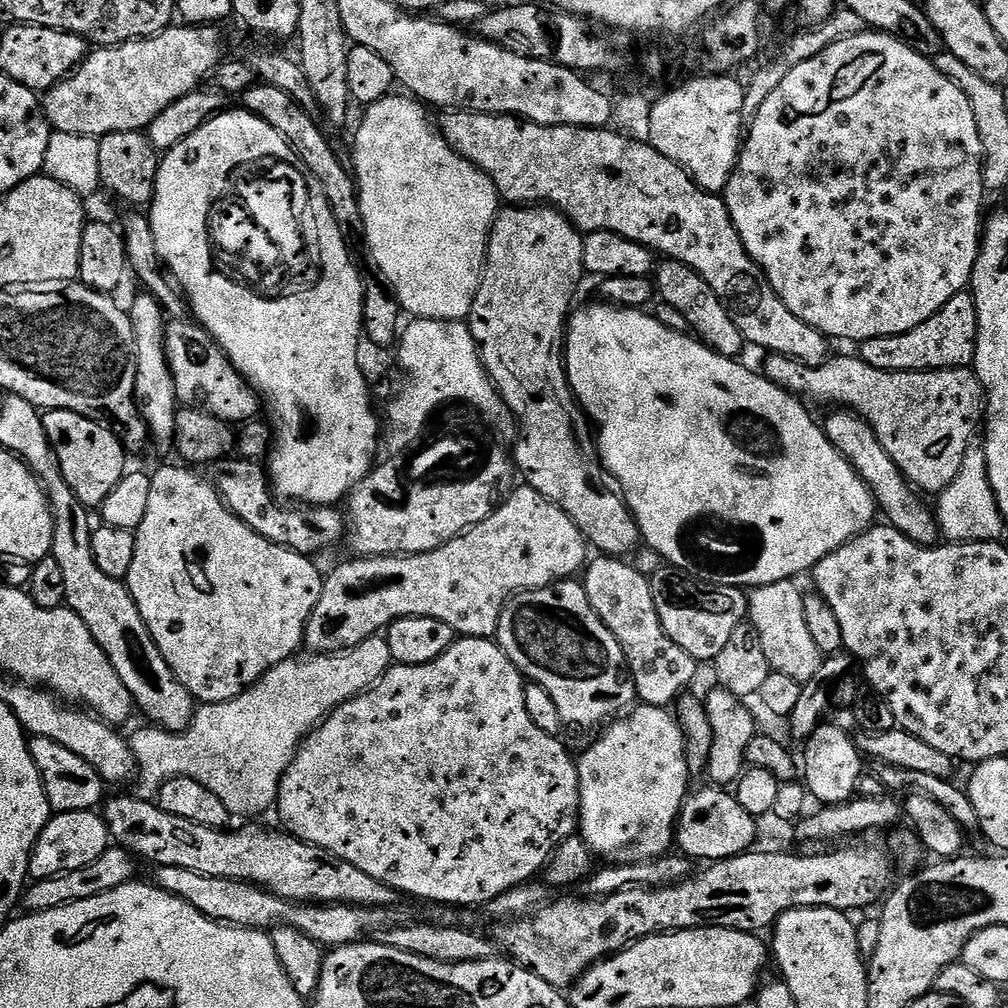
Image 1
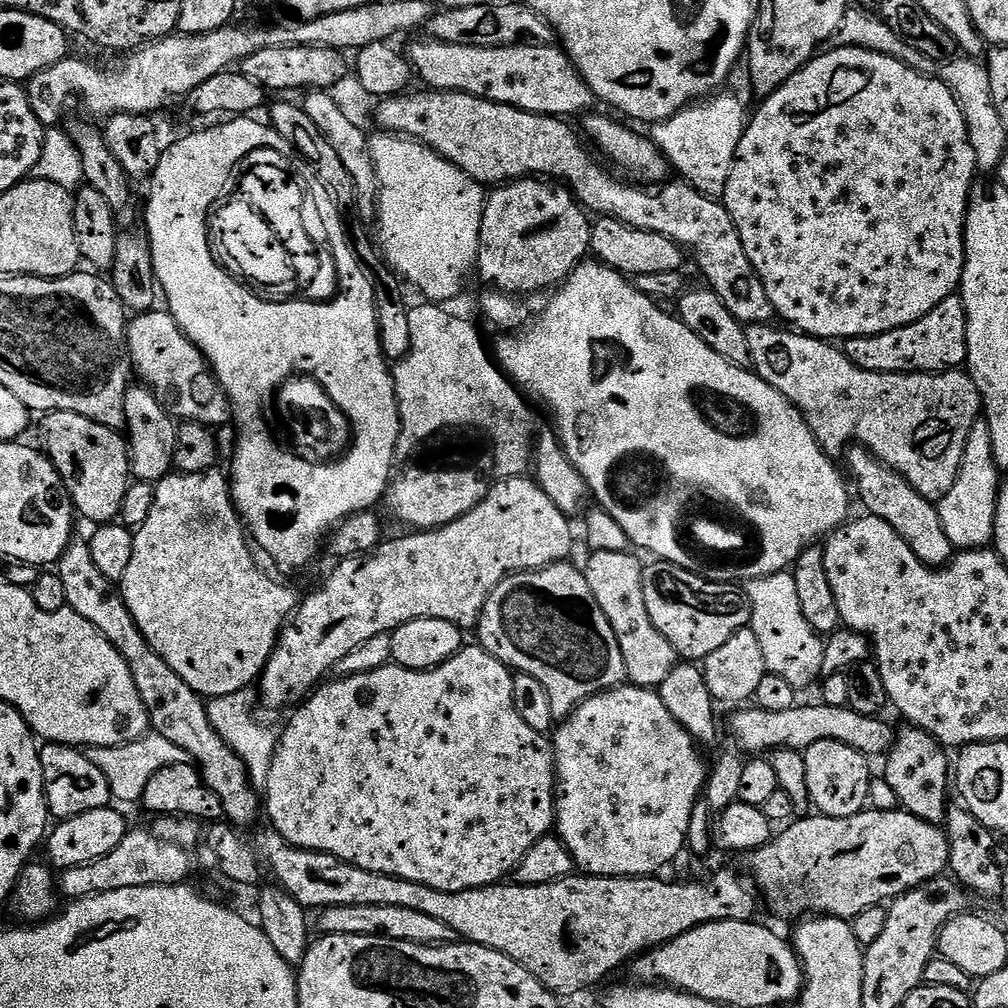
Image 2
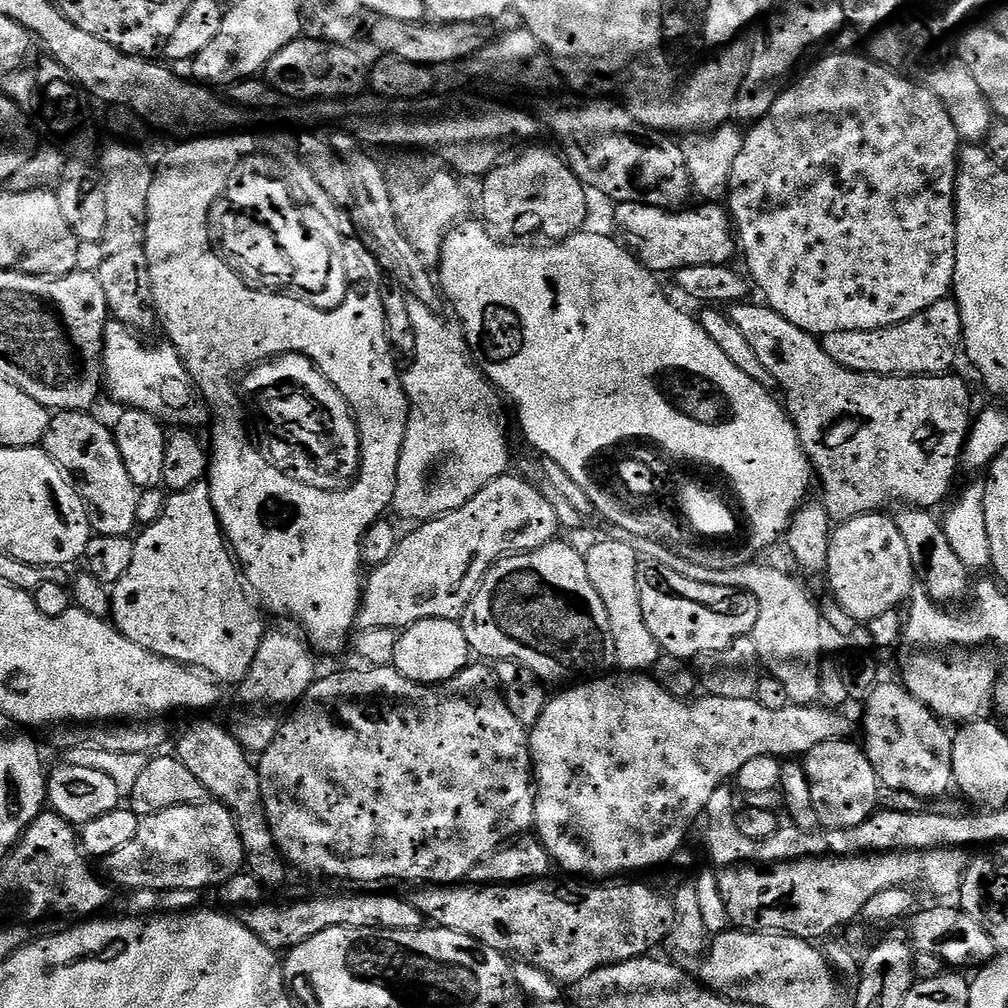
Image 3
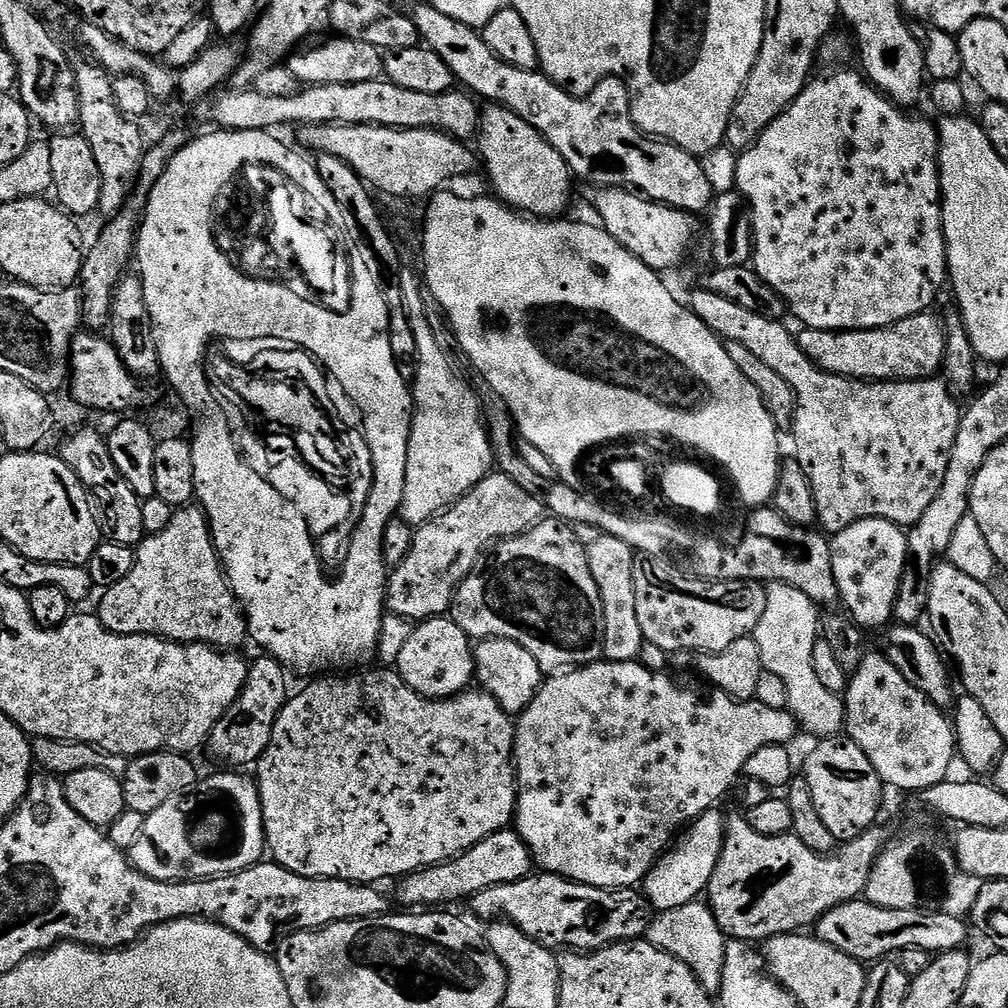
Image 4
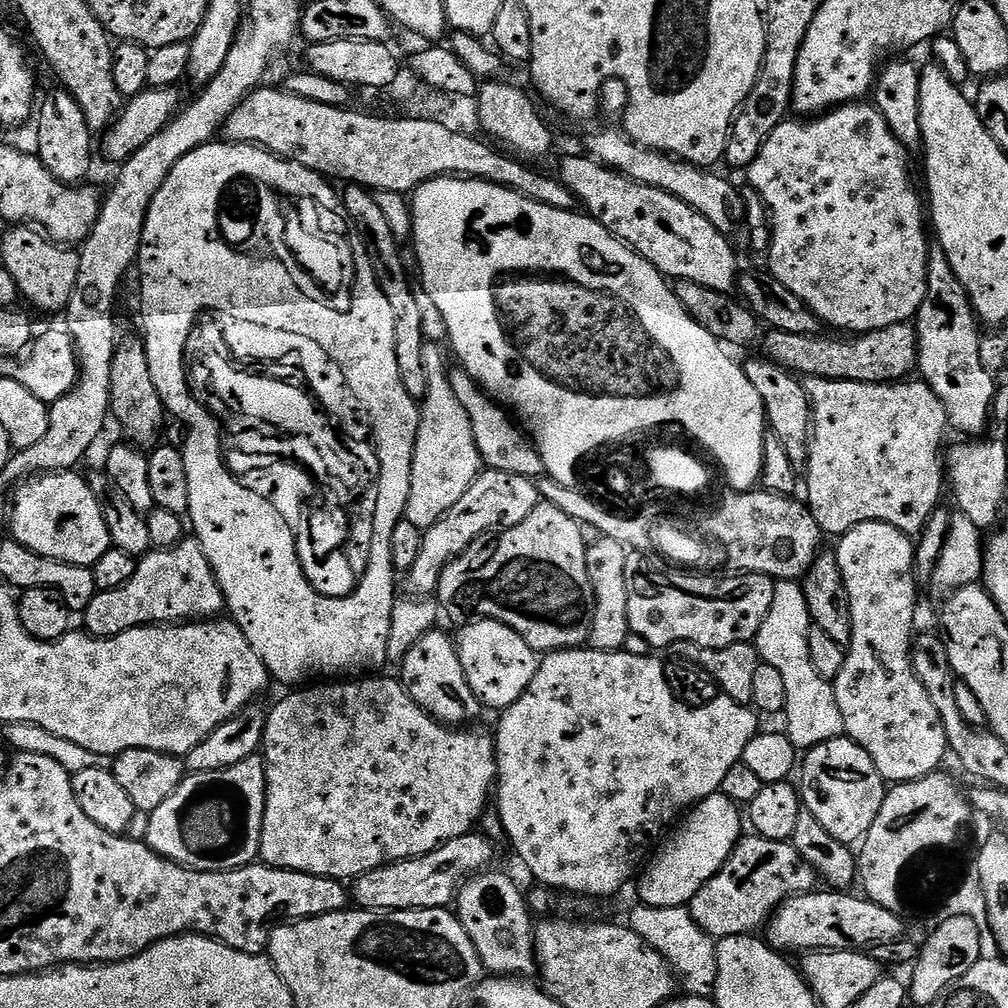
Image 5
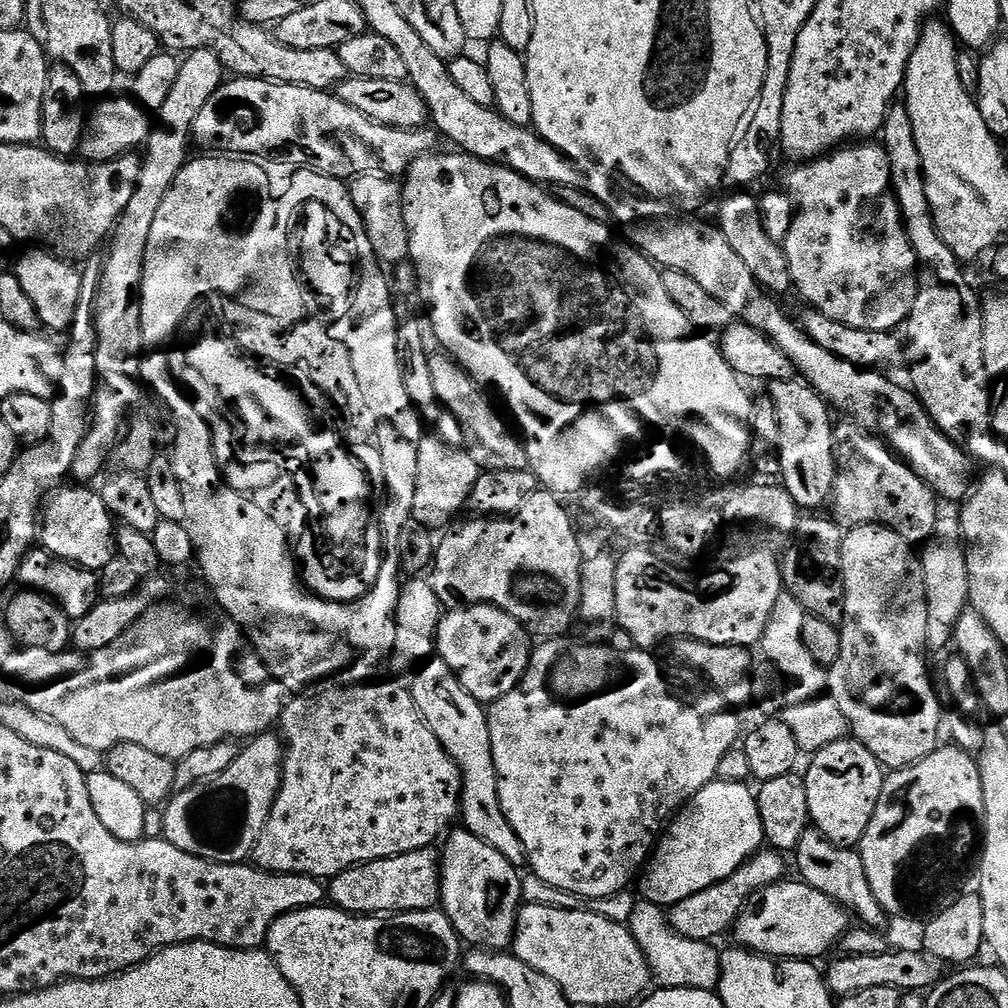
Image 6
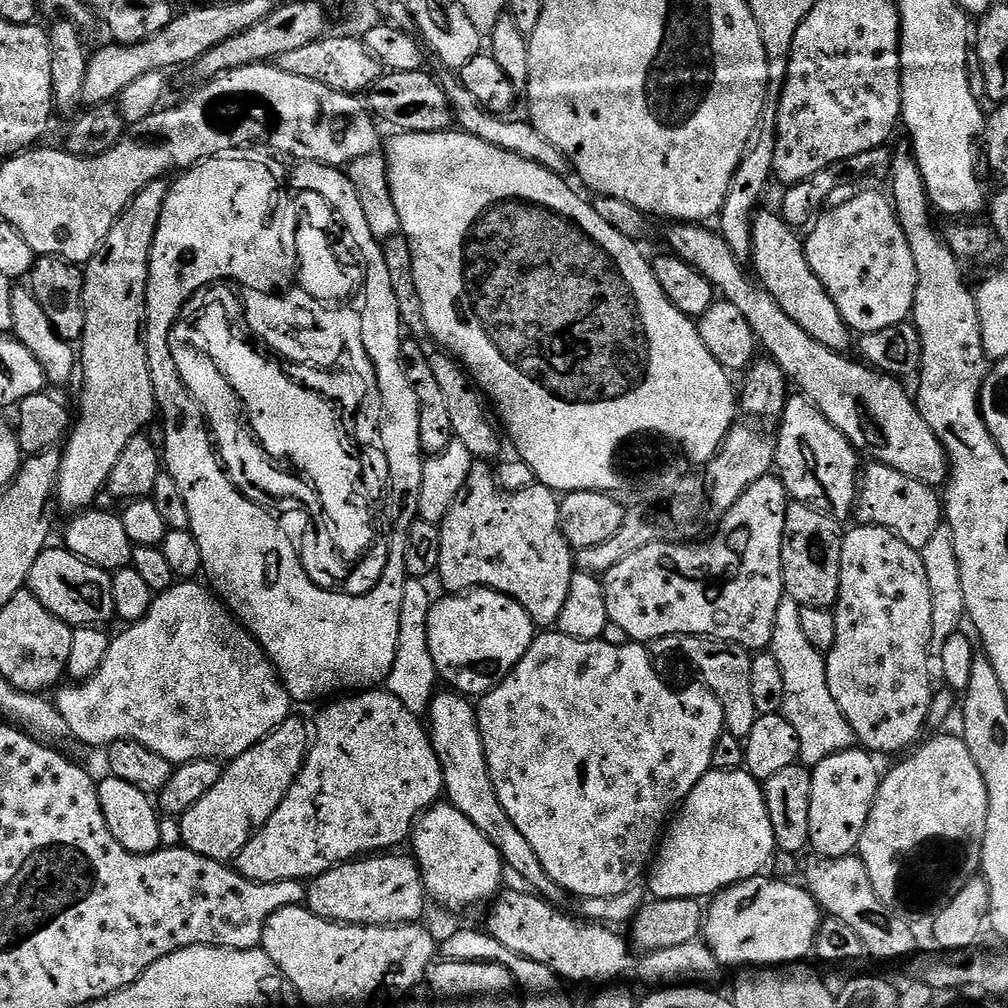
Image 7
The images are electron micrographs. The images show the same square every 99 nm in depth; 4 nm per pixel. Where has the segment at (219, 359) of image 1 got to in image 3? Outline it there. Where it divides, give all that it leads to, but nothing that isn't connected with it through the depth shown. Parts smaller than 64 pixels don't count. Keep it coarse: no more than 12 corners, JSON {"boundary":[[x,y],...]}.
{"boundary":[[109,319],[102,380],[166,426],[209,419],[171,344]]}

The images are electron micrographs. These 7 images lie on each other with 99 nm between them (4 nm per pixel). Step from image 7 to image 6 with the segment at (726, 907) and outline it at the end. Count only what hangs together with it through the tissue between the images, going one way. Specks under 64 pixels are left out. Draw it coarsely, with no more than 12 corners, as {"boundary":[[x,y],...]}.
{"boundary":[[799,879],[756,892],[735,943],[781,961],[819,961],[849,909]]}

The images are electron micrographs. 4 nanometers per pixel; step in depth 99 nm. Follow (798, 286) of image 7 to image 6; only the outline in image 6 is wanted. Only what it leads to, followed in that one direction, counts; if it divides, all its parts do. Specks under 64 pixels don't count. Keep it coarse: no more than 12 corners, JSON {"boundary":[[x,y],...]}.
{"boundary":[[736,190],[718,227],[772,294],[792,279],[782,245],[766,234],[759,199]]}

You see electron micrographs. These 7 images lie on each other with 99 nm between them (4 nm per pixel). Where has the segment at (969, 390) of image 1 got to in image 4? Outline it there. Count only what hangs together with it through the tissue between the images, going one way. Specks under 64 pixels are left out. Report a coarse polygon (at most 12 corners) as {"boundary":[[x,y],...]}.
{"boundary":[[690,307],[786,378],[825,533],[918,523],[962,415],[943,379],[823,372],[779,319]]}

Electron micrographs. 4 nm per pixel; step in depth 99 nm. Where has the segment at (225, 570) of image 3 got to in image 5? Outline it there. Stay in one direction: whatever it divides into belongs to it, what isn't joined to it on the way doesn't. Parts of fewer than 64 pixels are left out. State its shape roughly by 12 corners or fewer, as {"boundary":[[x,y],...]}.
{"boundary":[[195,538],[139,557],[97,592],[89,636],[199,622],[225,611]]}

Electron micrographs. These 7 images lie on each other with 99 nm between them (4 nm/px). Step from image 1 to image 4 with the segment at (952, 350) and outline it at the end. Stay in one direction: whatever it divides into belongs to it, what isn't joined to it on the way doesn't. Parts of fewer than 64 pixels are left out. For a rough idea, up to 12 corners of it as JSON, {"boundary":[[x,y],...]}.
{"boundary":[[931,311],[889,328],[804,328],[823,372],[869,382],[941,371],[946,328]]}

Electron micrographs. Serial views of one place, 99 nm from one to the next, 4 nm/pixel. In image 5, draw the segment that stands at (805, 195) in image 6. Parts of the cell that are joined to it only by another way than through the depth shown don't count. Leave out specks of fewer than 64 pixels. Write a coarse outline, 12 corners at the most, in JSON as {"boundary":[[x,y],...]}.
{"boundary":[[871,103],[747,168],[767,267],[848,334],[928,293],[926,200]]}

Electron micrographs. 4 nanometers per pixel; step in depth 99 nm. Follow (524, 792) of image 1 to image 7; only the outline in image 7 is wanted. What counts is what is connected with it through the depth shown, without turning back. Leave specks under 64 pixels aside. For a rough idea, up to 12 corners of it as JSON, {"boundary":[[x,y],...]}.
{"boundary":[[360,690],[316,720],[236,855],[307,882],[396,847],[444,796],[417,713]]}

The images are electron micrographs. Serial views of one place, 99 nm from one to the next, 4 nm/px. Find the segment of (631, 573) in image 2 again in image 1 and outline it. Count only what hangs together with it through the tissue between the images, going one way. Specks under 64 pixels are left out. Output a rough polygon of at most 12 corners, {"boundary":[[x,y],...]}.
{"boundary":[[603,554],[586,598],[637,697],[675,705],[698,661],[662,630],[651,579]]}

